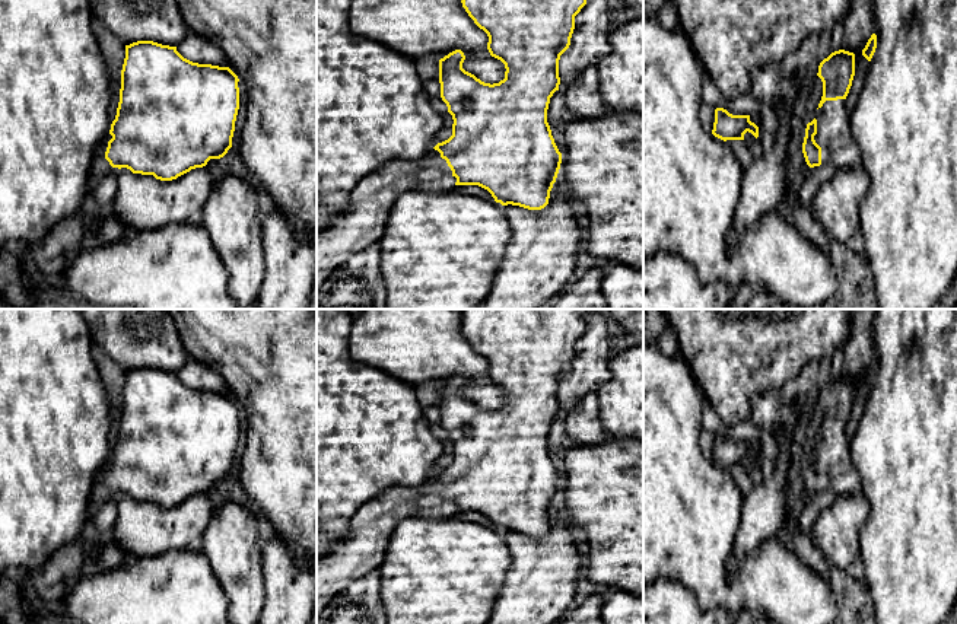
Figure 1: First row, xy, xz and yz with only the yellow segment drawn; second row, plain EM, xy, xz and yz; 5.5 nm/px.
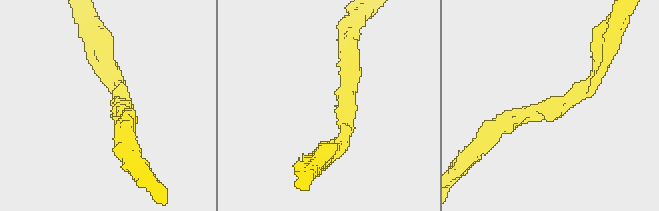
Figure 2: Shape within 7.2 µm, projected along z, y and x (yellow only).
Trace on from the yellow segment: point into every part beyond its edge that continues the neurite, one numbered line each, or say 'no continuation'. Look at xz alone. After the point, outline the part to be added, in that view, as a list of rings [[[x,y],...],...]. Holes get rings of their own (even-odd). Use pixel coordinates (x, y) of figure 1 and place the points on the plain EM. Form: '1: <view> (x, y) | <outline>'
1: xz (363, 548) | [[[438,477],[416,487],[394,485],[357,509],[346,538],[317,557],[317,623],[347,586],[384,563],[390,537],[407,518],[454,518],[457,504]]]

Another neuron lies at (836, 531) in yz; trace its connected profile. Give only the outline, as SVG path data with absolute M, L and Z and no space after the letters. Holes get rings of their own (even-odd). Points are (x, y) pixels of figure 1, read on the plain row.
M864 494L837 497L820 512L811 529L811 539L824 558L846 570L859 554L859 535L869 515Z

